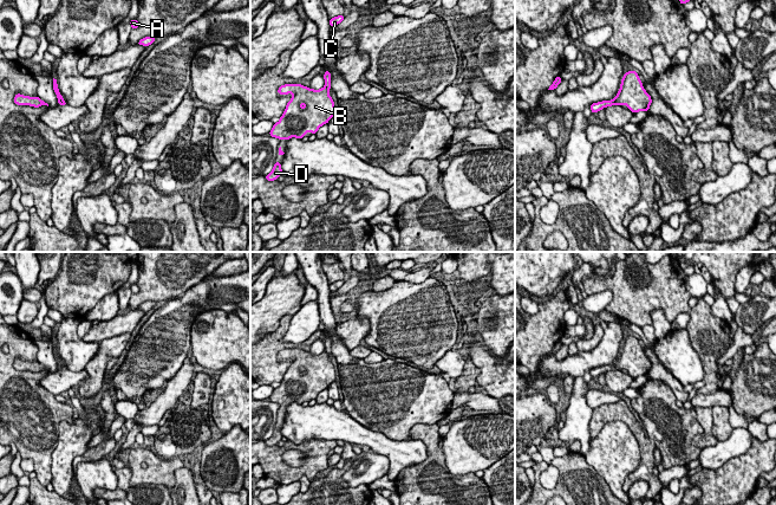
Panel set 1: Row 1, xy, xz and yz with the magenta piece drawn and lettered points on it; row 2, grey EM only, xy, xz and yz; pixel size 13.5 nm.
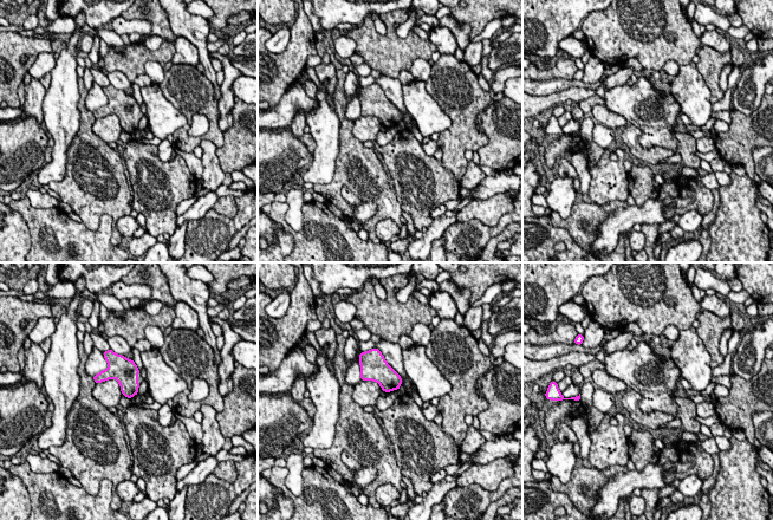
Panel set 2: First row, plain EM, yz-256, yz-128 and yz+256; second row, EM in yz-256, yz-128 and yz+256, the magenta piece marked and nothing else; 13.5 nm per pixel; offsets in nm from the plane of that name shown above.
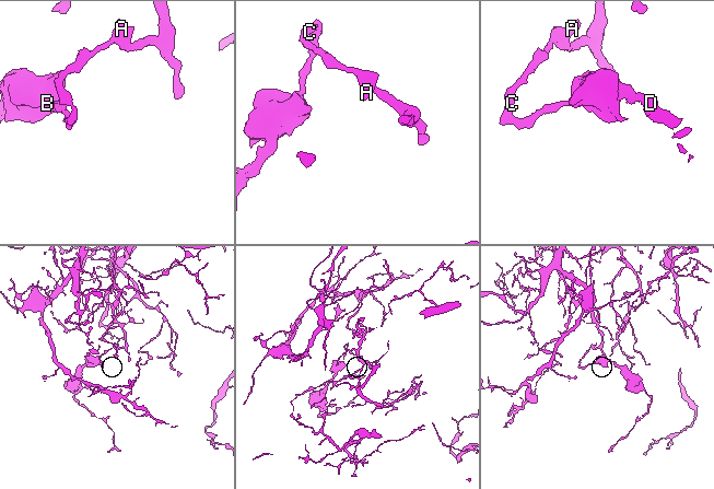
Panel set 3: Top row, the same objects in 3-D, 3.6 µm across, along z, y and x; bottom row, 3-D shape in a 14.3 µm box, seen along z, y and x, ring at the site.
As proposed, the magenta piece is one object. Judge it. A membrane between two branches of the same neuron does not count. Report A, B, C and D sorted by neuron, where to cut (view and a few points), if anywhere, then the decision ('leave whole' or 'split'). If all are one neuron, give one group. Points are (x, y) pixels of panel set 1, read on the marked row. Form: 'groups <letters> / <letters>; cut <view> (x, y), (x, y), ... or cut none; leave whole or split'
groups A C / B D; cut yz (613, 99), (617, 104); split

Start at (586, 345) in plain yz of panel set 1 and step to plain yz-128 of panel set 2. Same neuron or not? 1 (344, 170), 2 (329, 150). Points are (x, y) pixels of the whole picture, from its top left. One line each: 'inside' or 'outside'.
1: inside
2: outside

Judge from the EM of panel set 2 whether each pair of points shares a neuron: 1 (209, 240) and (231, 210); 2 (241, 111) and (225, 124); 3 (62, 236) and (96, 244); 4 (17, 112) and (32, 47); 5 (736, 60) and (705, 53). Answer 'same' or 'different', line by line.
1: different
2: different
3: same
4: different
5: different

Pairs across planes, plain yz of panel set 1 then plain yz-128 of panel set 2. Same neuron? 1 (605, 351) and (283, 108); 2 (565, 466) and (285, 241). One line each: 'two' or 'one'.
1: one
2: two

